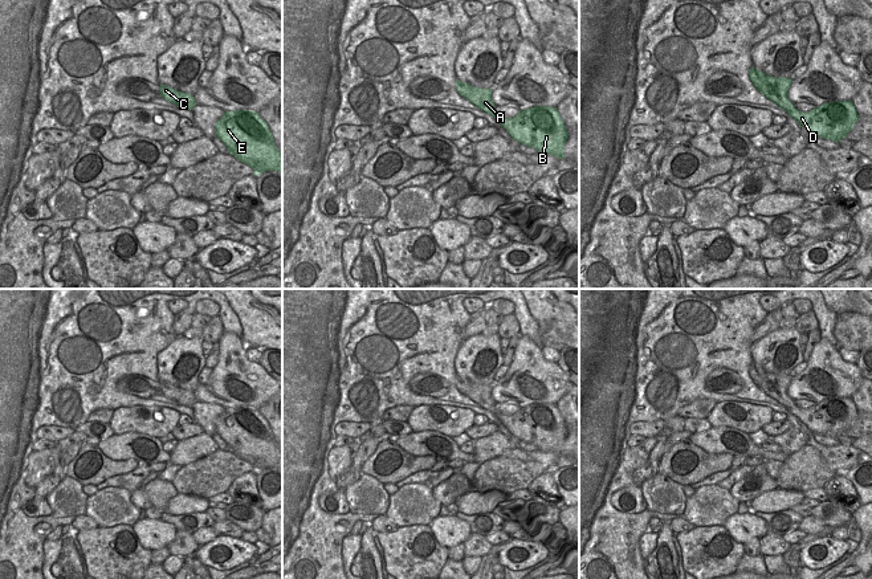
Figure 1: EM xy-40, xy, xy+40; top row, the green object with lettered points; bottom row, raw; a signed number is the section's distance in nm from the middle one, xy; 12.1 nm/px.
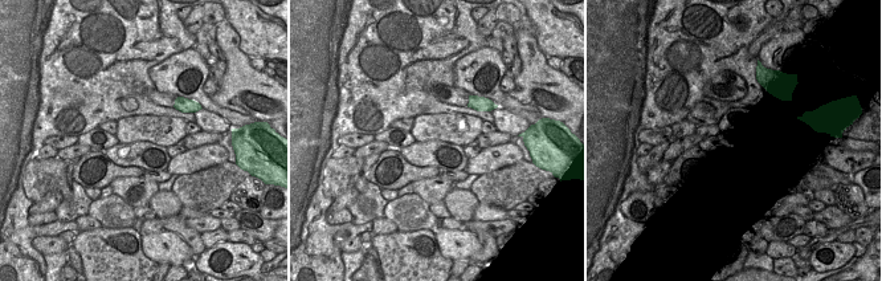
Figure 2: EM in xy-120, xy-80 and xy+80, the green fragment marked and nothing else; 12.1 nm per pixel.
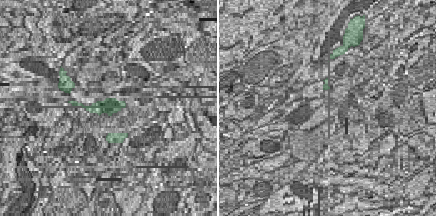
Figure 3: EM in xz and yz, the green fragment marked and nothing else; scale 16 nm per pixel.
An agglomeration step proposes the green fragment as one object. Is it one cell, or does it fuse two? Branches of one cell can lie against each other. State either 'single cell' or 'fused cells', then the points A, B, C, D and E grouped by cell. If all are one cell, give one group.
fused cells; groups A C / B D E

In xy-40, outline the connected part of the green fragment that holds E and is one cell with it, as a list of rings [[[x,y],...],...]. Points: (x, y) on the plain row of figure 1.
[[[225,408],[216,419],[215,433],[239,458],[252,464],[254,473],[266,468],[282,469],[282,450],[260,409]]]

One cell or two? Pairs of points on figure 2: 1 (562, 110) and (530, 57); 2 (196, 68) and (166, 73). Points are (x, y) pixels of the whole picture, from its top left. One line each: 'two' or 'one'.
1: one
2: one

